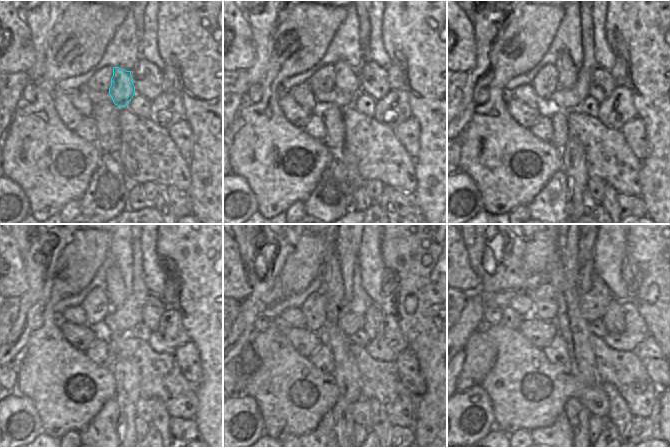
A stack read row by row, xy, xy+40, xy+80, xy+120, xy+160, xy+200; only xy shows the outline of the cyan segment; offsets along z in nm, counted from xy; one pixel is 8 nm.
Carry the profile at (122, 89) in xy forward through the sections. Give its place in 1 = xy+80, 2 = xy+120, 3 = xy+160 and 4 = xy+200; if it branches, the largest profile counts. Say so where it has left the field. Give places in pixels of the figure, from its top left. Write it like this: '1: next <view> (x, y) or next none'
1: next xy+80 (567, 72)
2: next xy+120 (116, 287)
3: next xy+160 (340, 261)
4: next xy+200 (567, 244)

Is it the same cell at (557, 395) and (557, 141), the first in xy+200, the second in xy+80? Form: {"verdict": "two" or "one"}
{"verdict": "two"}

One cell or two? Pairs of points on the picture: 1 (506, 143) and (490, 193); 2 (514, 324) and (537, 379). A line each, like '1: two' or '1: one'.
1: one
2: two

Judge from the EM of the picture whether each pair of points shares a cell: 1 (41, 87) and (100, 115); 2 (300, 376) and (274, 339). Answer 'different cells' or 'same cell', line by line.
1: different cells
2: same cell

